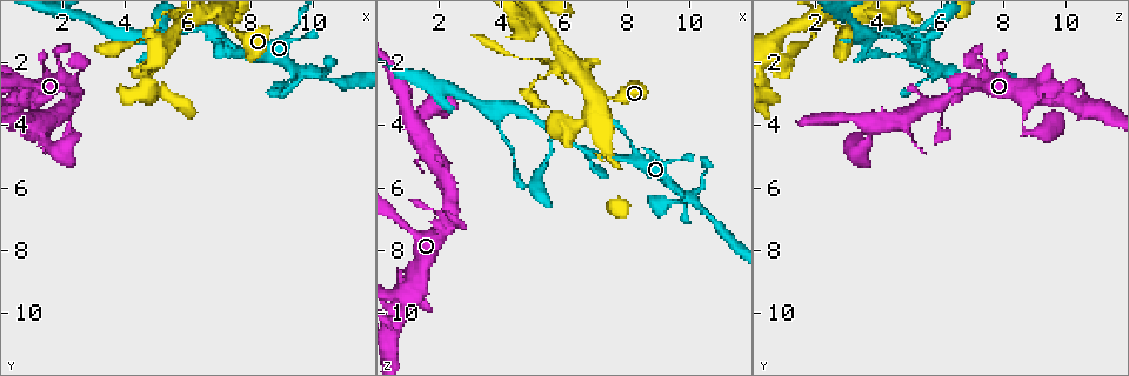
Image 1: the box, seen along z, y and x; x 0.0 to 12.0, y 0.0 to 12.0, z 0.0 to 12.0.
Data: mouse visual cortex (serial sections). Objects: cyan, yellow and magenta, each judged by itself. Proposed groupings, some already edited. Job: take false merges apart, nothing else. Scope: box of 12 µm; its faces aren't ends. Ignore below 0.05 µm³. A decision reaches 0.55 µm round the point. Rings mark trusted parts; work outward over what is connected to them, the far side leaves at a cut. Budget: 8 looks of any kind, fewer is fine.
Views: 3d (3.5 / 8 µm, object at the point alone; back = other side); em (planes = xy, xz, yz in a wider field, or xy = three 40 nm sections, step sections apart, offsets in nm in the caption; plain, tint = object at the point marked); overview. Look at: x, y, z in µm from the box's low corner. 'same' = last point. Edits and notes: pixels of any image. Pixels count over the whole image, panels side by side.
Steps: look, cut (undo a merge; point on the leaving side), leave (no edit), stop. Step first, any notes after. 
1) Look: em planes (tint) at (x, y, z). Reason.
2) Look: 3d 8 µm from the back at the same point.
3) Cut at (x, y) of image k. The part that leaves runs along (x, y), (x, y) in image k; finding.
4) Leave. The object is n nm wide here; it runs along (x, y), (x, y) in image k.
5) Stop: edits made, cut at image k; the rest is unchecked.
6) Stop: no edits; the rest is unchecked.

Look: 3d 3.5 µm at (0.8, 3.1, 9.8).

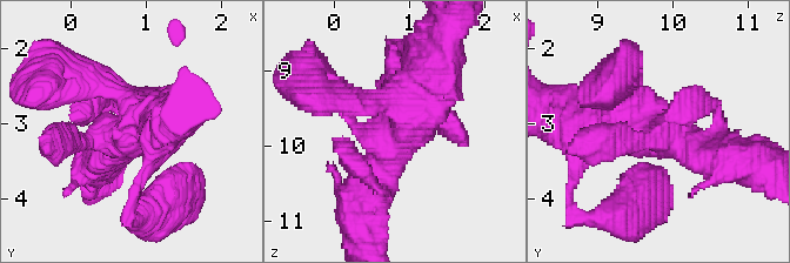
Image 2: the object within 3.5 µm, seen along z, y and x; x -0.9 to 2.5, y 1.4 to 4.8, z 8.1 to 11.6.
Look: em xy step 1 (tint) at (0.85, 3.05, 9.80).

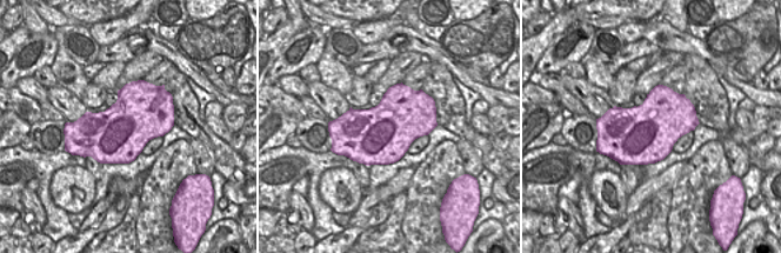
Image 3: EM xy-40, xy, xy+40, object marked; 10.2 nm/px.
Leave. It runs along (444, 42), (380, 172) in image 2; continuous, no second cell.

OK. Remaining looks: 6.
Look: 3d 8 µm at (6.7, 1.1, 4.8). Side arm on a straight run.

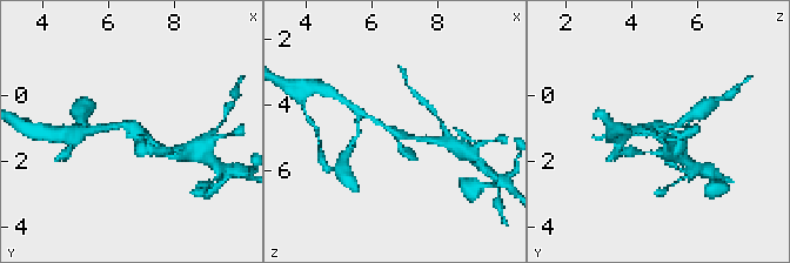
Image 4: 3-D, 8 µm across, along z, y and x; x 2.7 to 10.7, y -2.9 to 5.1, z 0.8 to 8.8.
Look: em planes (tint) at (6.7, 1.1, 4.9). 3 arms meet here; the arms are 150, 150, 200 nm wide.

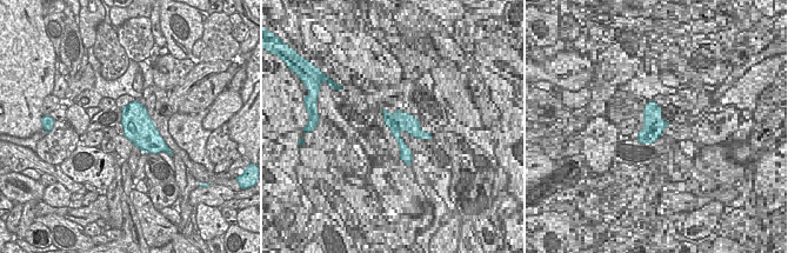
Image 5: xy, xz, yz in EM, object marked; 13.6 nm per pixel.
Leave. The object is 440 nm wide here; it runs along (424, 140), (394, 133), (368, 116) in image 4; continuous, no second cell.

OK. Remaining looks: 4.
Look: 3d 8 µm at (9.9, 2.4, 6.3). Branch point.

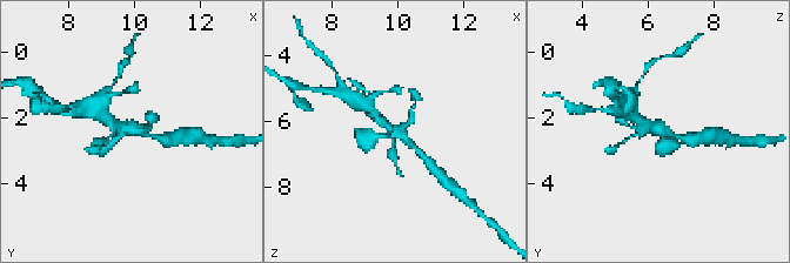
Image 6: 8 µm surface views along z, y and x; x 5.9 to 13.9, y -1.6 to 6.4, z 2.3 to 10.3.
Look: em xy step 2 (tint) at (9.8, 2.4, 6.3). 4 arms meet here; the arms are 200, 200, 250, 300 nm wide.

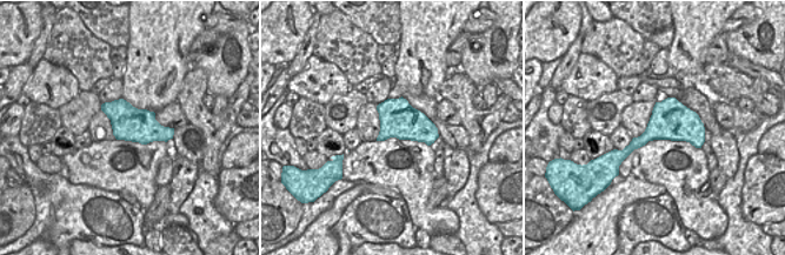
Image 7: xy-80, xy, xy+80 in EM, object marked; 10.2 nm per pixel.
Leave. It runs along (369, 110), (420, 152) in image 6; all the same cell.

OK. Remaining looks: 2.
Stop: no edits; the rest is unchecked.

